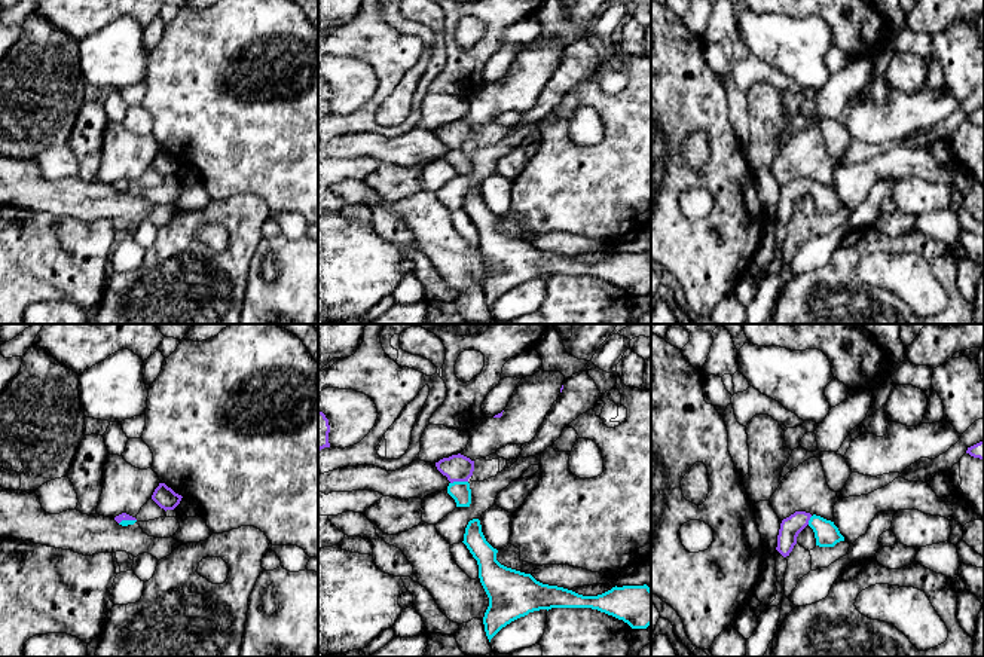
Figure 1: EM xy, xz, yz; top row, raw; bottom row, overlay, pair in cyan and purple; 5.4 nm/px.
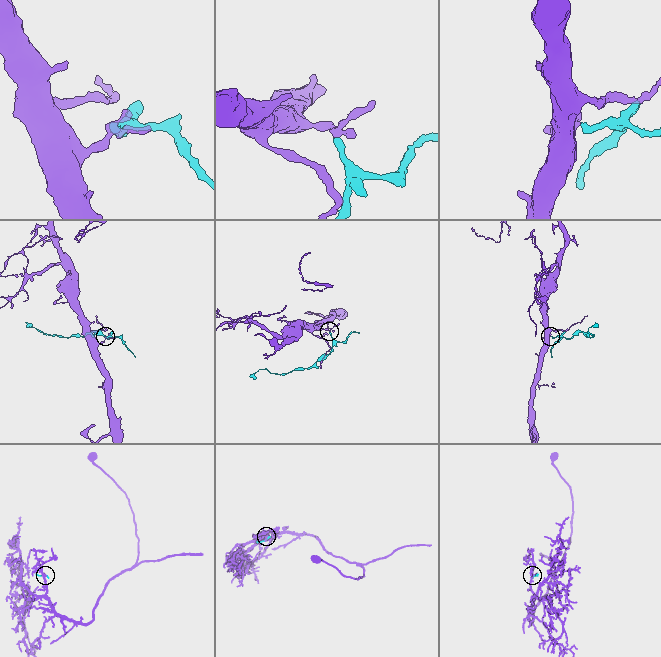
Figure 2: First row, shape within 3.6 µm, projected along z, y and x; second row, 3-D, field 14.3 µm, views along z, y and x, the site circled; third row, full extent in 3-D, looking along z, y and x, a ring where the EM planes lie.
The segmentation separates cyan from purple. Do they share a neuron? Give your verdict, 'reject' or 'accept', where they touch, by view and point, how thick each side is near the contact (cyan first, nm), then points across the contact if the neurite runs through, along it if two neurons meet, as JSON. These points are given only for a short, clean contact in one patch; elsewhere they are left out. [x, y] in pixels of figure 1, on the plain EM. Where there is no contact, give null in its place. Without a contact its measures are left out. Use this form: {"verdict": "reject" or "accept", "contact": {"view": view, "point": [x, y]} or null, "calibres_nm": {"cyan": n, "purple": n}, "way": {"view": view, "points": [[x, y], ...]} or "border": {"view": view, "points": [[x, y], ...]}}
{"verdict": "accept", "contact": {"view": "xz", "point": [458, 149]}, "calibres_nm": {"cyan": 110, "purple": 140}, "way": {"view": "xz", "points": [[460, 158], [458, 149], [457, 136]]}}

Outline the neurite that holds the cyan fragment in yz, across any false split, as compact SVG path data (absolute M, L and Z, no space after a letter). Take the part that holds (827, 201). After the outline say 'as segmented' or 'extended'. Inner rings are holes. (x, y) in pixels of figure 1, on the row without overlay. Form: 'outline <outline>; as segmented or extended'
outline M795 178L780 190L776 217L783 224L789 223L794 213L797 211L798 201L807 192L813 196L816 213L819 214L834 214L837 210L844 208L844 204L840 201L834 189L816 181L812 183L806 178Z; extended

